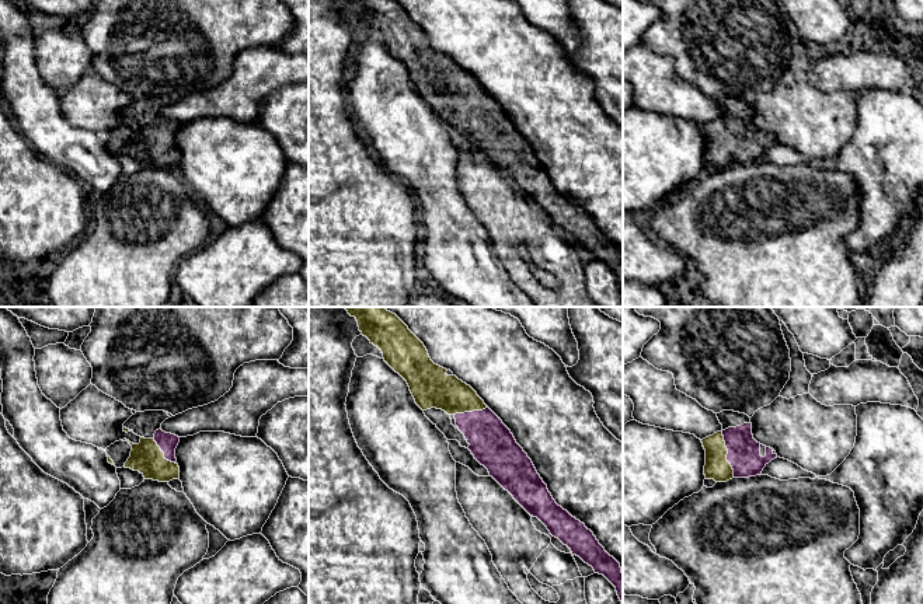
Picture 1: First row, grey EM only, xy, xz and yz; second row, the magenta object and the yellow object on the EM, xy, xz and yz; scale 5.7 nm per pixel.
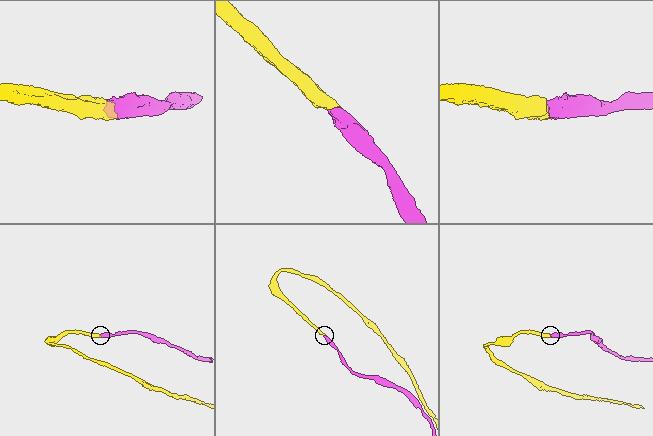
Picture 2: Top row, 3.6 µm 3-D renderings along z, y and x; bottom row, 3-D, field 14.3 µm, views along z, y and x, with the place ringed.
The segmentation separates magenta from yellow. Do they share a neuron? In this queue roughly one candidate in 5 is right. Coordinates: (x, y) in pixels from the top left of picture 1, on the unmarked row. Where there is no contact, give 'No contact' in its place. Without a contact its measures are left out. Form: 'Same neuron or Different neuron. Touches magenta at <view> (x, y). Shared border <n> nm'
Same neuron. Touches magenta at yz (727, 140). Shared border 280 nm

